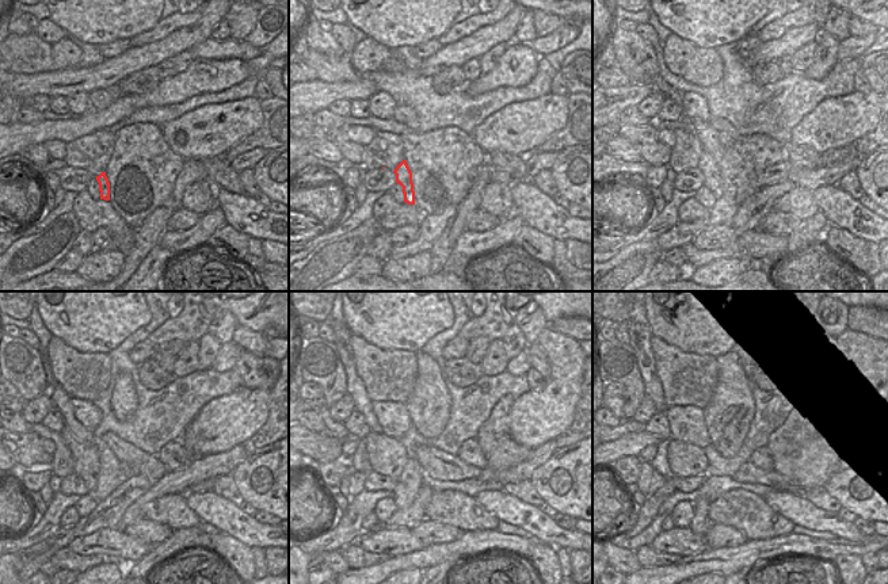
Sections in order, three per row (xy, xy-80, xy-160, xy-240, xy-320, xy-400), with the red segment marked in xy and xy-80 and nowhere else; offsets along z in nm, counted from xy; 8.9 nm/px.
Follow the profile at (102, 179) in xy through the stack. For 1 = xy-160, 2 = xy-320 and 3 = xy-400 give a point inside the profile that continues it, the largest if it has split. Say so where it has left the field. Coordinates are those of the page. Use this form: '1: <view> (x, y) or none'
1: xy-160 (701, 168)
2: xy-320 (387, 457)
3: xy-400 (688, 458)

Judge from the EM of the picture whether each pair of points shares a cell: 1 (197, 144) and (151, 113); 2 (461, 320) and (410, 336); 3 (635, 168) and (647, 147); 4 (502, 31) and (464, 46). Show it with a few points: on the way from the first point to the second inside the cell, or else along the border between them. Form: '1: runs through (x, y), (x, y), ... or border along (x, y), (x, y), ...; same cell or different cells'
1: border along (194, 110), (189, 110), (175, 119), (159, 125); different cells
2: border along (452, 305), (453, 323), (427, 342); different cells
3: border along (637, 161), (646, 165); different cells
4: runs through (492, 35), (473, 46); same cell

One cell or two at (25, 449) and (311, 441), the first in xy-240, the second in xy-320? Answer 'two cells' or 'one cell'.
one cell

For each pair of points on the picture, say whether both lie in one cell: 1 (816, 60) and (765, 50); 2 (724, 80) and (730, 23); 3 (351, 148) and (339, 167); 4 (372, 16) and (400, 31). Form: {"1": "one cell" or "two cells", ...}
{"1": "two cells", "2": "two cells", "3": "two cells", "4": "one cell"}

